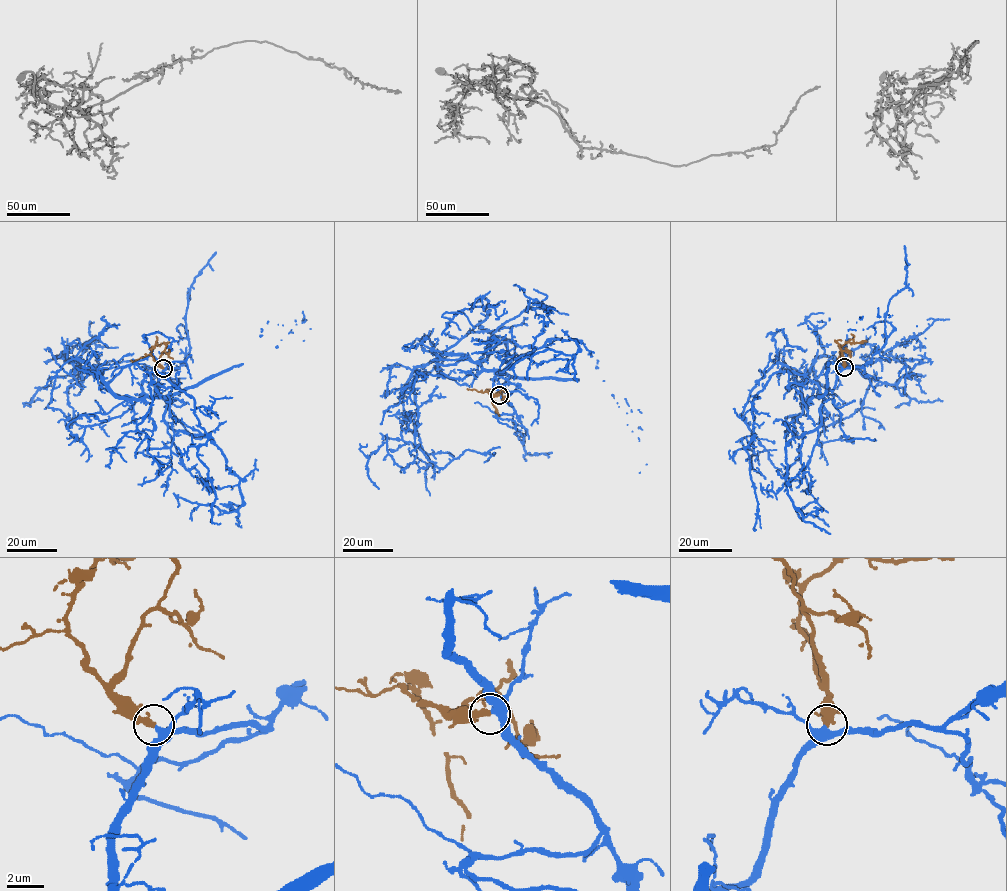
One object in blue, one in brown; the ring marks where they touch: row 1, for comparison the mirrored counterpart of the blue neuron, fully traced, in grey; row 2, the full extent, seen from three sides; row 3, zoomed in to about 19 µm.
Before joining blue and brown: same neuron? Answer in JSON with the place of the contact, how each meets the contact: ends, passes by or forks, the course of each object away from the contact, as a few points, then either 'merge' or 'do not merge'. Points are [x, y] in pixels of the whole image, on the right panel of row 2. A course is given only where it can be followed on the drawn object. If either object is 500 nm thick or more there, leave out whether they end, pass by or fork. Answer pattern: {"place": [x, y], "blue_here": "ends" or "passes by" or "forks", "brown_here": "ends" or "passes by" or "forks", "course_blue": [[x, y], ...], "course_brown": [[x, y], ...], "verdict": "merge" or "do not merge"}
{"place": [844, 367], "blue_here": "forks", "brown_here": "ends", "course_blue": [[844, 367], [831, 390], [803, 398], [818, 357], [873, 345], [920, 375], [896, 387], [942, 401]], "course_brown": [[844, 367], [840, 348], [847, 342], [866, 341]], "verdict": "merge"}

